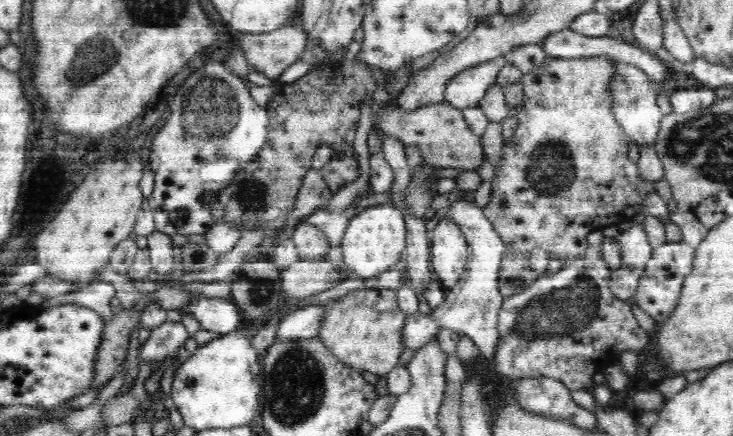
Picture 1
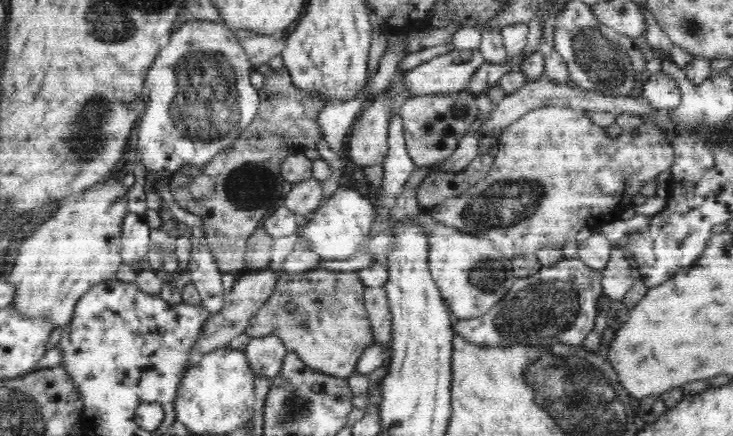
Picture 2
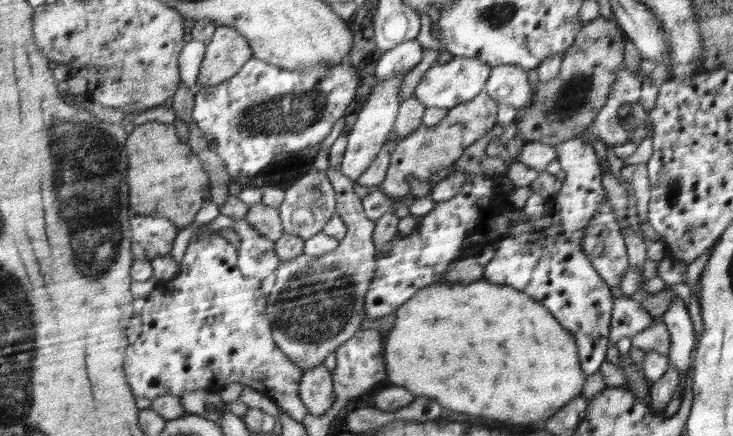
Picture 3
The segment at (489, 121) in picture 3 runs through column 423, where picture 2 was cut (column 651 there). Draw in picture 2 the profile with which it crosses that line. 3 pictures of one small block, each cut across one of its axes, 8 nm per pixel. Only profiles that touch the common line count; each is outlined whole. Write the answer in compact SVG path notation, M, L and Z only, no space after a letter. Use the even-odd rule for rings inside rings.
M544 105L543 107L536 107L534 110L528 111L516 122L510 123L503 129L496 143L498 145L498 152L494 157L490 172L488 172L482 180L476 182L474 186L468 188L467 192L464 192L464 194L442 201L439 205L428 210L428 213L431 214L436 223L456 227L456 229L460 229L466 234L488 237L492 241L492 244L494 244L509 260L516 258L516 256L524 258L526 254L536 252L542 247L561 248L568 240L574 240L582 228L590 228L590 226L593 226L593 228L598 230L604 224L620 219L620 215L631 205L632 198L641 192L642 186L644 186L646 182L654 181L660 172L670 169L675 160L672 143L670 143L670 139L668 139L659 128L644 124L638 126L638 130L635 132L624 132L622 136L618 136L614 139L608 137L605 128L594 124L592 120L588 119L588 116L582 109L558 105Z

